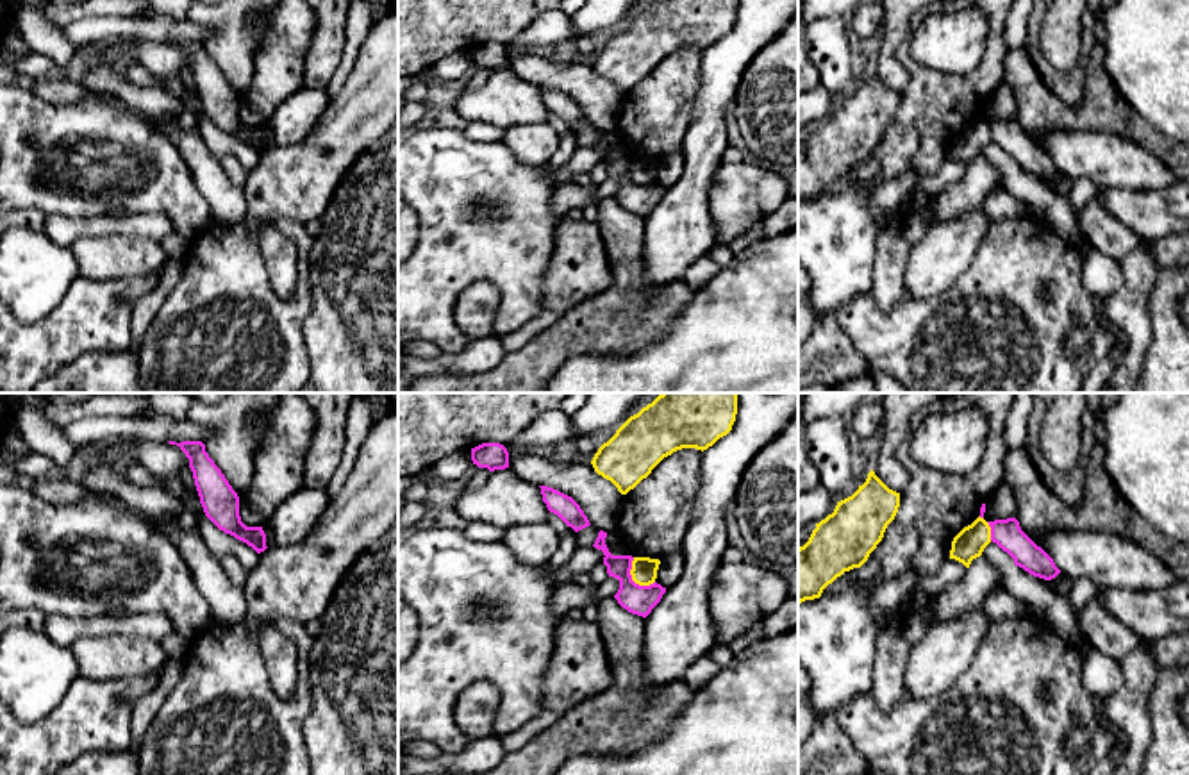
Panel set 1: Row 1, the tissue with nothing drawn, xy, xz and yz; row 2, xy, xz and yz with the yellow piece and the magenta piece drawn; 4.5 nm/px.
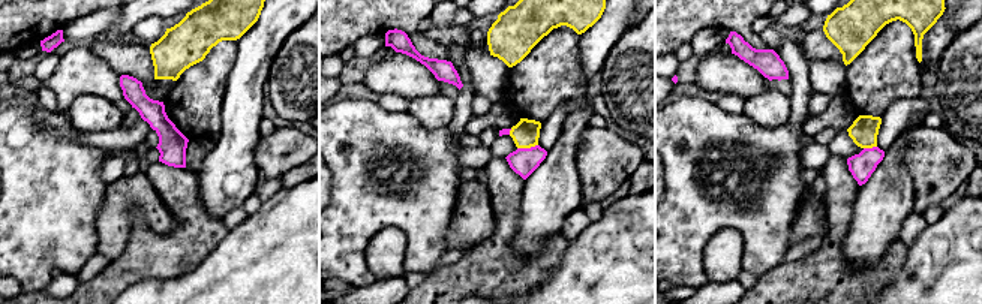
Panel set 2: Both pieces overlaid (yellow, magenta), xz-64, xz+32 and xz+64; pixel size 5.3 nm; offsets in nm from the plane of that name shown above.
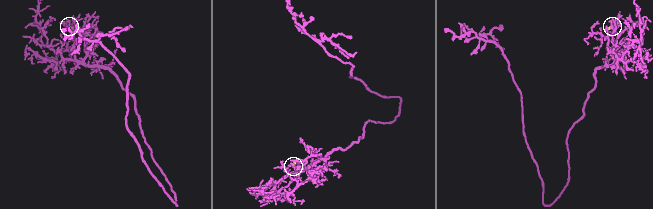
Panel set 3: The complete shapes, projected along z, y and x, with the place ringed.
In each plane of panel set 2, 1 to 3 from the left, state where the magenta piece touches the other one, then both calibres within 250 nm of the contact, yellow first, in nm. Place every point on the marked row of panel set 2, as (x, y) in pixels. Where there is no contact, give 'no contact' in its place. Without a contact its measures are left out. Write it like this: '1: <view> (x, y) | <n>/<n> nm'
1: no contact
2: xz+32 (526, 147) | 150/140 nm
3: xz+64 (870, 147) | 150/140 nm

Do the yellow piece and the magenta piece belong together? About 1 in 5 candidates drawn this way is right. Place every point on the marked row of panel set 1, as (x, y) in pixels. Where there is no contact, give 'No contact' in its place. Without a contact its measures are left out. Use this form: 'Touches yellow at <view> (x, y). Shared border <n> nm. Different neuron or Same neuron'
Touches yellow at xz (632, 579). Shared border 160 nm. Different neuron

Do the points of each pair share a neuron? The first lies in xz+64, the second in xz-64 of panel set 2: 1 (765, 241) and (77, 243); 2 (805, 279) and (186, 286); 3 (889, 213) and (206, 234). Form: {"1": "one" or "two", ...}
{"1": "one", "2": "two", "3": "two"}

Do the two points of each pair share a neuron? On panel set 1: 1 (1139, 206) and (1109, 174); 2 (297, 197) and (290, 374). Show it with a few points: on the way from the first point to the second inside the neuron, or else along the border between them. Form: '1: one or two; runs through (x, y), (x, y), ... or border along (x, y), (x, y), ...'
1: two; border along (1164, 188), (1098, 190)
2: two; border along (281, 218), (277, 225), (295, 245), (295, 263)

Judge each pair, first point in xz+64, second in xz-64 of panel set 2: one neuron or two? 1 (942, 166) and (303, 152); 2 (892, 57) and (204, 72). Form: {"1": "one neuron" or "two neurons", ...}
{"1": "one neuron", "2": "one neuron"}

